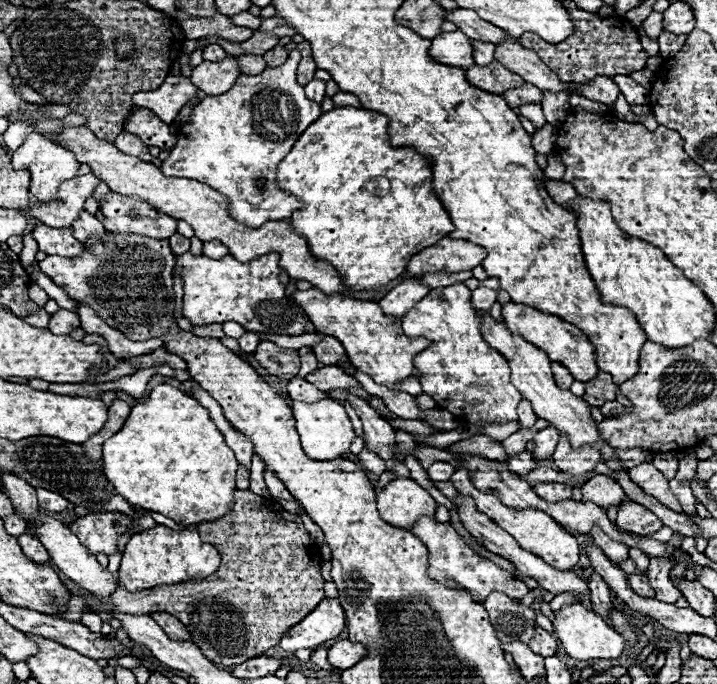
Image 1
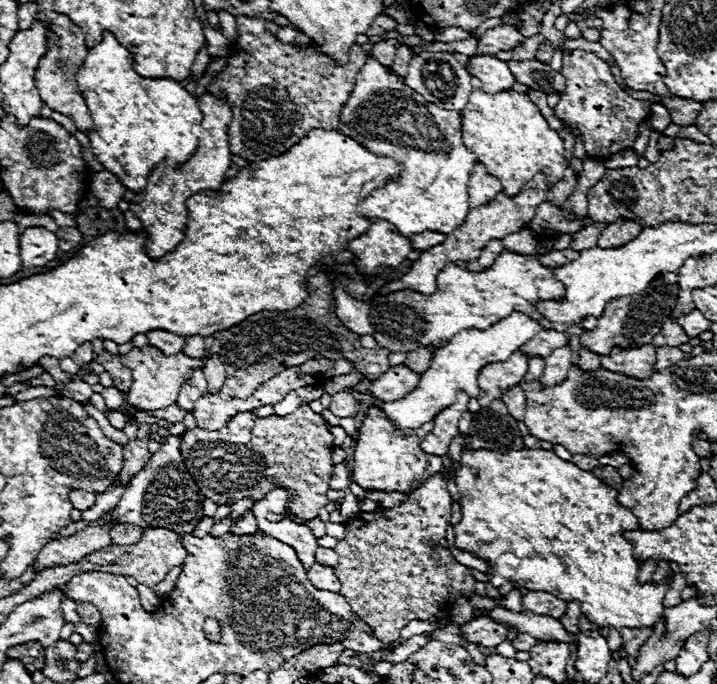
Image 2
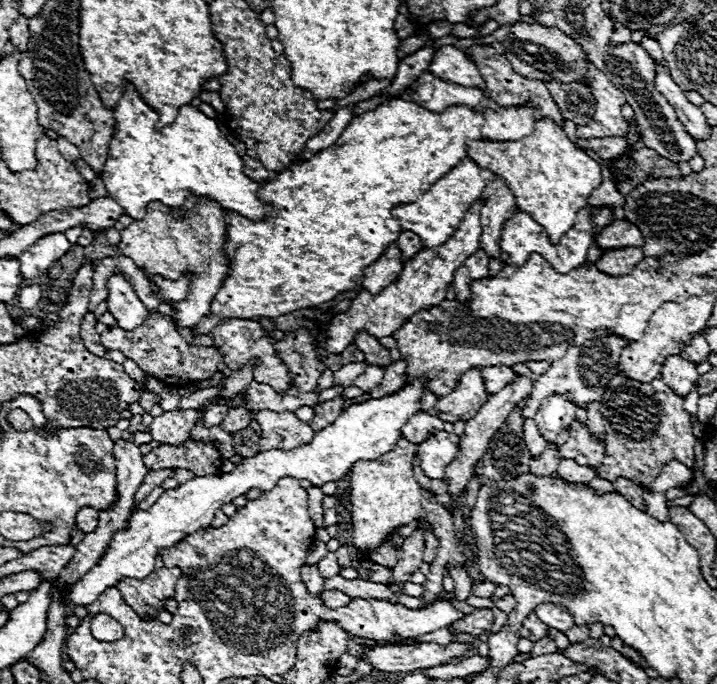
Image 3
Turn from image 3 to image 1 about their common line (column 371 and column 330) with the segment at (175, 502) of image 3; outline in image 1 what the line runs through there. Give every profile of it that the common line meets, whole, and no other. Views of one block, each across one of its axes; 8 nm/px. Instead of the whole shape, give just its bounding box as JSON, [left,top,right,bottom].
[292,398,356,460]

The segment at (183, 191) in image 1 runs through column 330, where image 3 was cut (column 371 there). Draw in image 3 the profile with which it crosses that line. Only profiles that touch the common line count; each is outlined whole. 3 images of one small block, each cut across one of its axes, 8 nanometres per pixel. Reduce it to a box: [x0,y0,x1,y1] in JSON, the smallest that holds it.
[362,244,402,294]

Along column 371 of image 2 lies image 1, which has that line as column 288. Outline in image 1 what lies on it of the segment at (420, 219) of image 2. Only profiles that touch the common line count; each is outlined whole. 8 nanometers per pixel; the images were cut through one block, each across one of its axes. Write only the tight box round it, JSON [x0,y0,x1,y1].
[162,50,322,228]

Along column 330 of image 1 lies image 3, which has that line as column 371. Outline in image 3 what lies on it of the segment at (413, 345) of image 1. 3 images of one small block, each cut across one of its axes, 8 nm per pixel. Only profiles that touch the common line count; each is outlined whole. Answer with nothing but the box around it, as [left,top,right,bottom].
[324,202,482,354]

